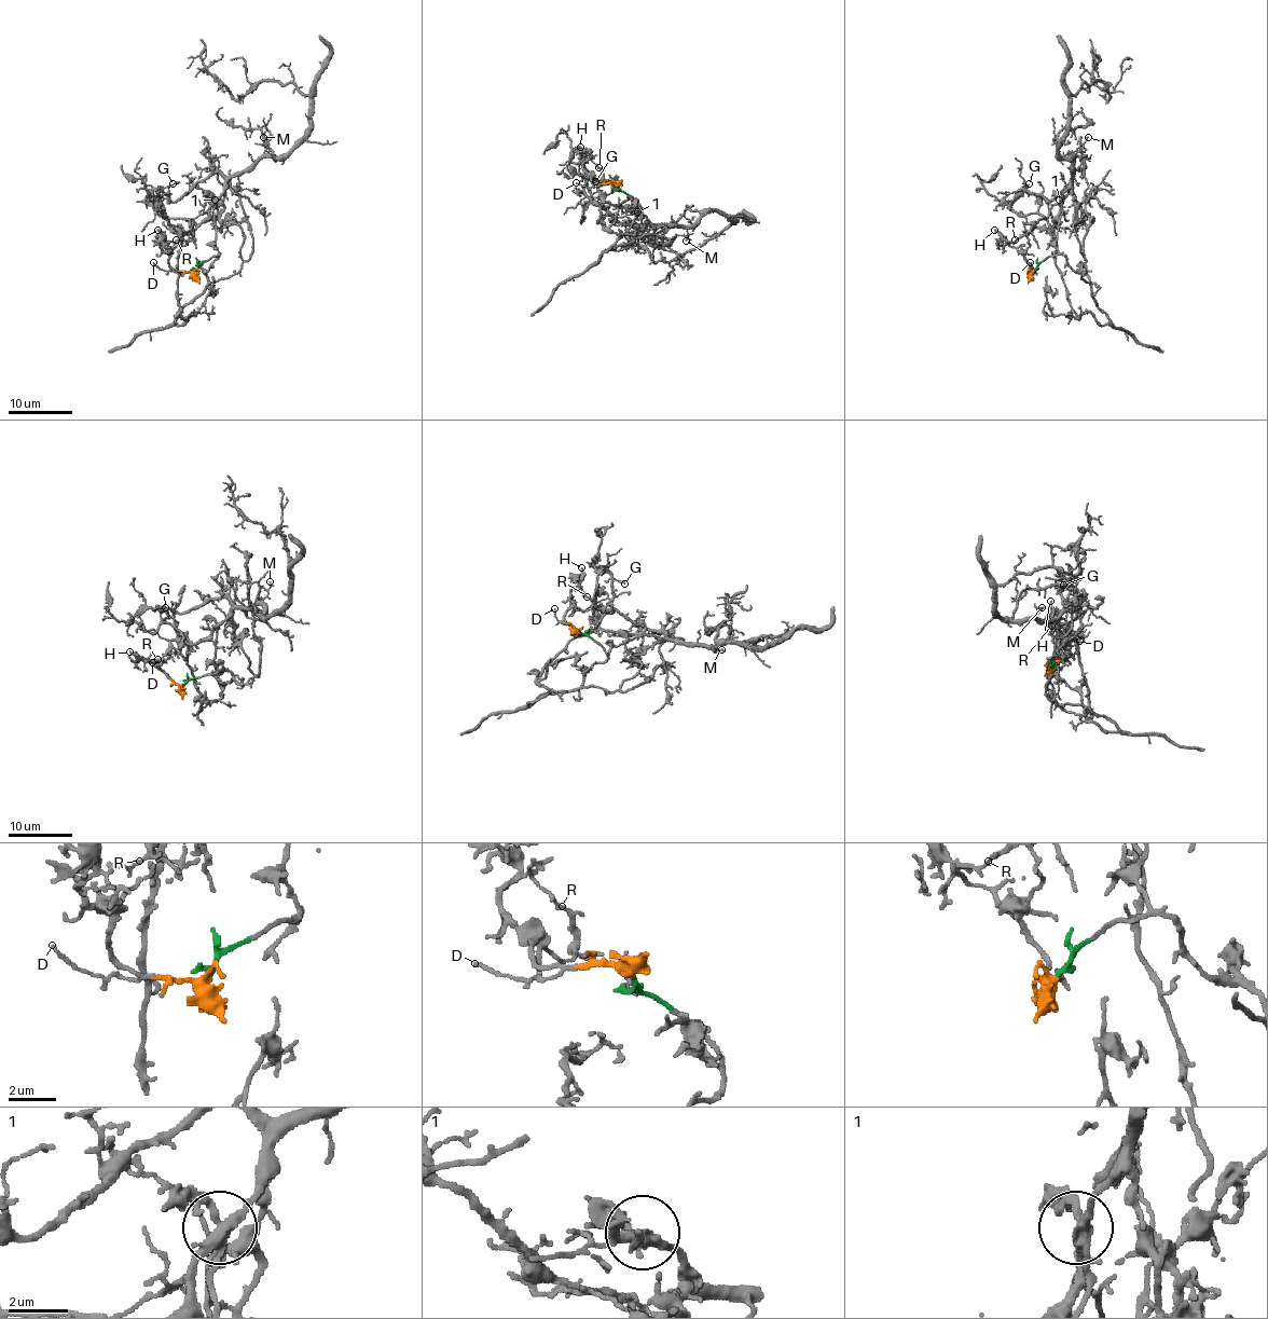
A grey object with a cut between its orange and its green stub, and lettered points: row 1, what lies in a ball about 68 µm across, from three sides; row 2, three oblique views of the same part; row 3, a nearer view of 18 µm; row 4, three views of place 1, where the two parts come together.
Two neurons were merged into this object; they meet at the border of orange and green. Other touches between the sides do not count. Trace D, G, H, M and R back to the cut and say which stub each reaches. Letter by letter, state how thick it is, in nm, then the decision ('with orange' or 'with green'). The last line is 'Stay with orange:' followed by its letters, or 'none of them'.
D: 150 nm | with orange
G: 110 nm | with orange
H: 170 nm | with orange
M: 130 nm | with orange
R: 190 nm | with orange
Stay with orange: D, G, H, M, R

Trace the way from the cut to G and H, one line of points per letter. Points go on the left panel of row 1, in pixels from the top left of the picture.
G: (196, 272), (168, 263), (175, 229), (191, 232), (223, 177), (210, 173), (175, 201), (162, 190), (174, 183)
H: (196, 272), (177, 272), (168, 263), (168, 256), (161, 247), (164, 235), (157, 230)

